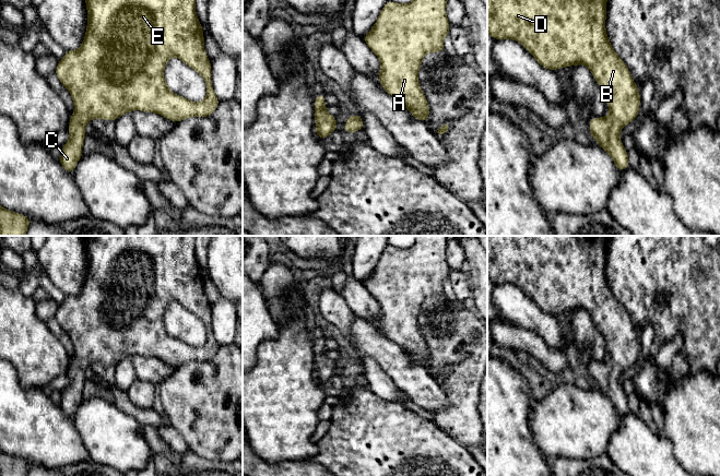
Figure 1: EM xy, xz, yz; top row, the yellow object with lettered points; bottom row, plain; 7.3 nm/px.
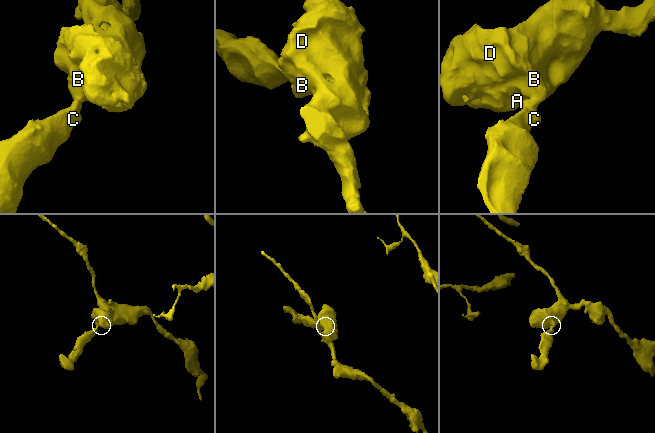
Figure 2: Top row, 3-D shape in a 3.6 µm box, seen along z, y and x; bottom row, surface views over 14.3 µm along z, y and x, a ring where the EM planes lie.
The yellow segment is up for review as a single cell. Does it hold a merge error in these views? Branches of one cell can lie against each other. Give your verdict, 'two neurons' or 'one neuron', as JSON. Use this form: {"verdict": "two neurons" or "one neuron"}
{"verdict": "one neuron"}

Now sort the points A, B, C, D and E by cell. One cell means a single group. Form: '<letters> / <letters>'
A B C D E

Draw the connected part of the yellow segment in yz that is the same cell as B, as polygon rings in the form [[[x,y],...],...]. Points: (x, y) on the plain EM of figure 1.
[[[487,236],[487,278],[494,284],[510,283],[521,288],[528,297],[545,313],[585,309],[605,340],[611,358],[606,361],[590,362],[592,383],[598,386],[613,404],[615,412],[624,416],[629,412],[628,397],[621,386],[621,374],[638,362],[640,352],[639,333],[633,324],[626,308],[614,296],[605,274],[609,236]]]

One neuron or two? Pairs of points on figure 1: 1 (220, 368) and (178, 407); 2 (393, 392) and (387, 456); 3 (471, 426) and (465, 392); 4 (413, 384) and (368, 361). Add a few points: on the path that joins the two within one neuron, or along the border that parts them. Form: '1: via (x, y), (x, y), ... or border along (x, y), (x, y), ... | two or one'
1: via (211, 379), (189, 399) | one
2: border along (369, 389), (387, 401), (397, 401), (401, 404) | two
3: via (465, 417), (465, 401) | one
4: border along (362, 352), (372, 356), (398, 388) | two

